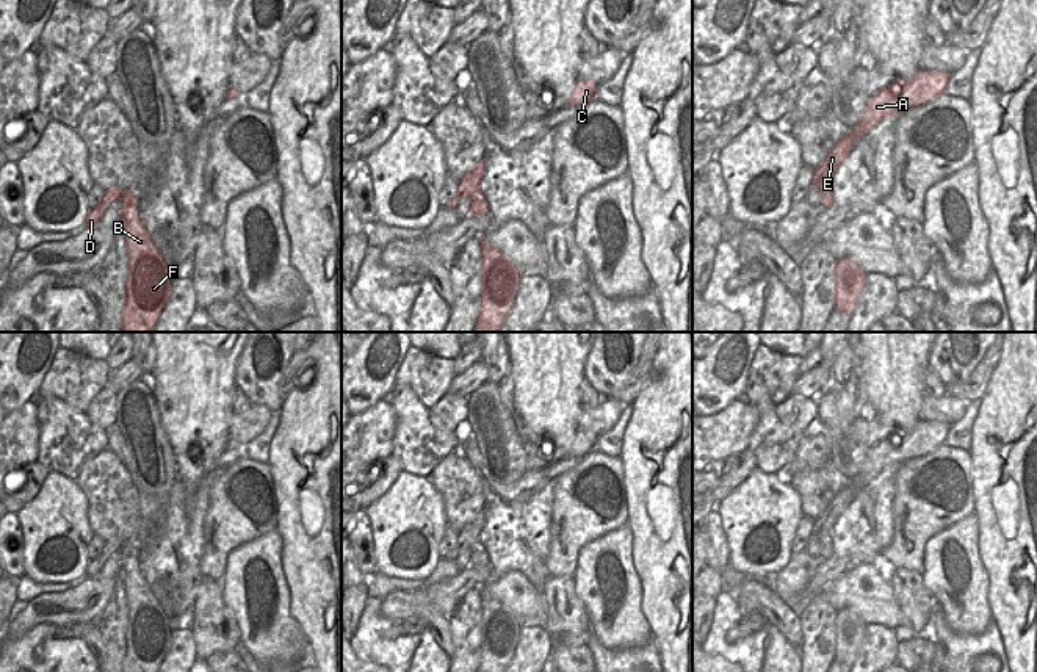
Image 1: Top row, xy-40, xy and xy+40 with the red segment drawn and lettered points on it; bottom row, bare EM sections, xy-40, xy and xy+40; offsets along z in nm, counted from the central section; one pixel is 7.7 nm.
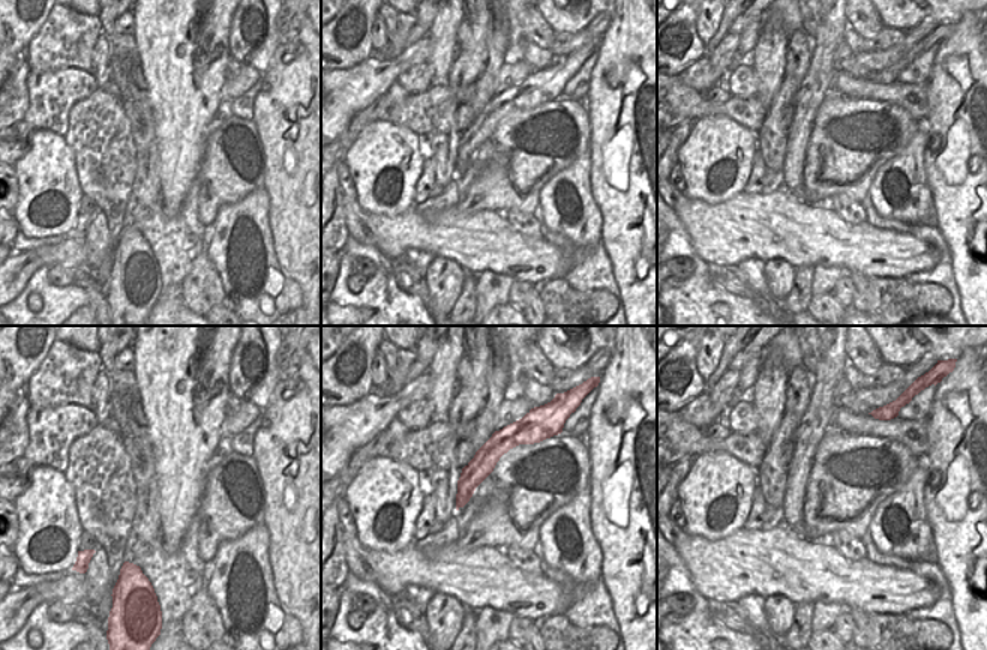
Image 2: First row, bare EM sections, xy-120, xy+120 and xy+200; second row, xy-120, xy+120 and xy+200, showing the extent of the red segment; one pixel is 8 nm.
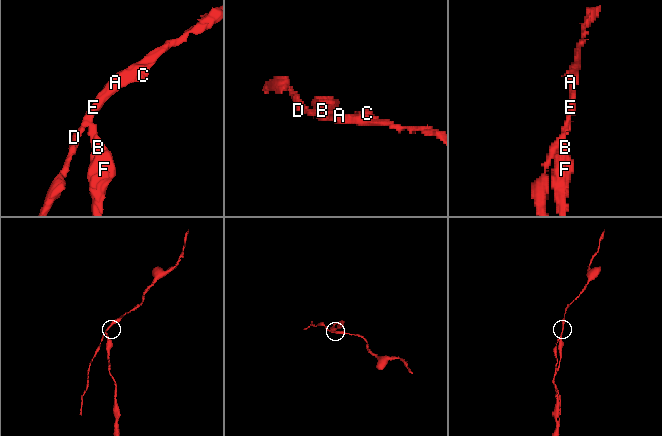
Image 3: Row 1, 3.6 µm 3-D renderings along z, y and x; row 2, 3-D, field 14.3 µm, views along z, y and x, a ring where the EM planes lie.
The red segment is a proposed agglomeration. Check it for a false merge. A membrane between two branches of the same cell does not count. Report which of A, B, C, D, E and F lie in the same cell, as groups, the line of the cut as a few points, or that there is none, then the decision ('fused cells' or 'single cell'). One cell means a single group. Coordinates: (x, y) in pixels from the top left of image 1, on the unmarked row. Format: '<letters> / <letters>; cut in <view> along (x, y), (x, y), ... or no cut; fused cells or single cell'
A C D E / B F; cut in xy+40 along (829, 534), (821, 544); fused cells

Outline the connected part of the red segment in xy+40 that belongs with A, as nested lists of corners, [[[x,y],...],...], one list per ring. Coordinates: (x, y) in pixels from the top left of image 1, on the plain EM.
[[[920,421],[910,431],[896,429],[891,435],[869,448],[858,476],[843,487],[815,520],[810,537],[822,544],[832,534],[840,515],[851,504],[855,492],[888,467],[899,467],[909,459],[926,456],[946,442],[948,423]]]

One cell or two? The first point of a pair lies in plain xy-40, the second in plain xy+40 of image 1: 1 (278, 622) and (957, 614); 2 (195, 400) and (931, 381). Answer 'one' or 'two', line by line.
1: one
2: two

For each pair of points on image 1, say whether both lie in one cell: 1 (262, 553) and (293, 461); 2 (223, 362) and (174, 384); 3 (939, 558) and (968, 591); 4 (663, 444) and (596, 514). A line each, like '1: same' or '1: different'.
1: different
2: same
3: same
4: different

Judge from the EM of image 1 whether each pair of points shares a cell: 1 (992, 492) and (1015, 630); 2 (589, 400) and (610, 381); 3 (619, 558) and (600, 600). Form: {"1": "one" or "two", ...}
{"1": "one", "2": "two", "3": "one"}

